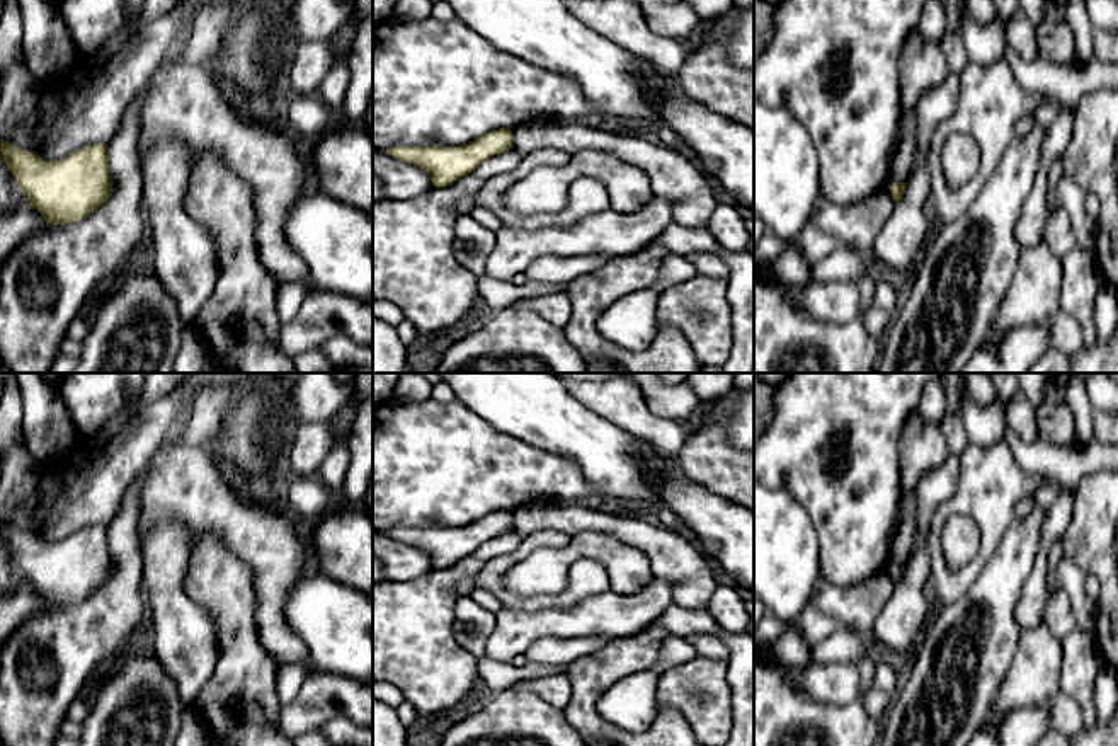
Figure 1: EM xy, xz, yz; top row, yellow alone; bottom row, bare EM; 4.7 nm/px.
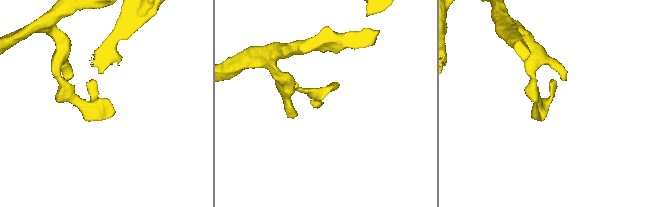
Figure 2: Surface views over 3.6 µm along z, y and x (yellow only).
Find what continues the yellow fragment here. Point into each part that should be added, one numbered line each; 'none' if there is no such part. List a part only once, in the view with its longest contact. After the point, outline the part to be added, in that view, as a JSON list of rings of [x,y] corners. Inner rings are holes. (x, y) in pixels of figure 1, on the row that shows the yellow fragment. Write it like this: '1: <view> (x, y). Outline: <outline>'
none

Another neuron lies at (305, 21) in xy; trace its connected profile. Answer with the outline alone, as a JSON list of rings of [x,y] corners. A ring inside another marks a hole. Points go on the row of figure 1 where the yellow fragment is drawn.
[[[293,0],[279,15],[289,39],[284,49],[306,41],[330,39],[354,10],[354,0]]]

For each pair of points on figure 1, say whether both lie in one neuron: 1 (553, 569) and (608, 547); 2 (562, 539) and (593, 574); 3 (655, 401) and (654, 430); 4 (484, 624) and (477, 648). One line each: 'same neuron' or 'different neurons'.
1: same neuron
2: same neuron
3: different neurons
4: same neuron

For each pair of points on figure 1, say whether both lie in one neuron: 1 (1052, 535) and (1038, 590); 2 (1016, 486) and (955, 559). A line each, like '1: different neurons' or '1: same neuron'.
1: same neuron
2: different neurons

